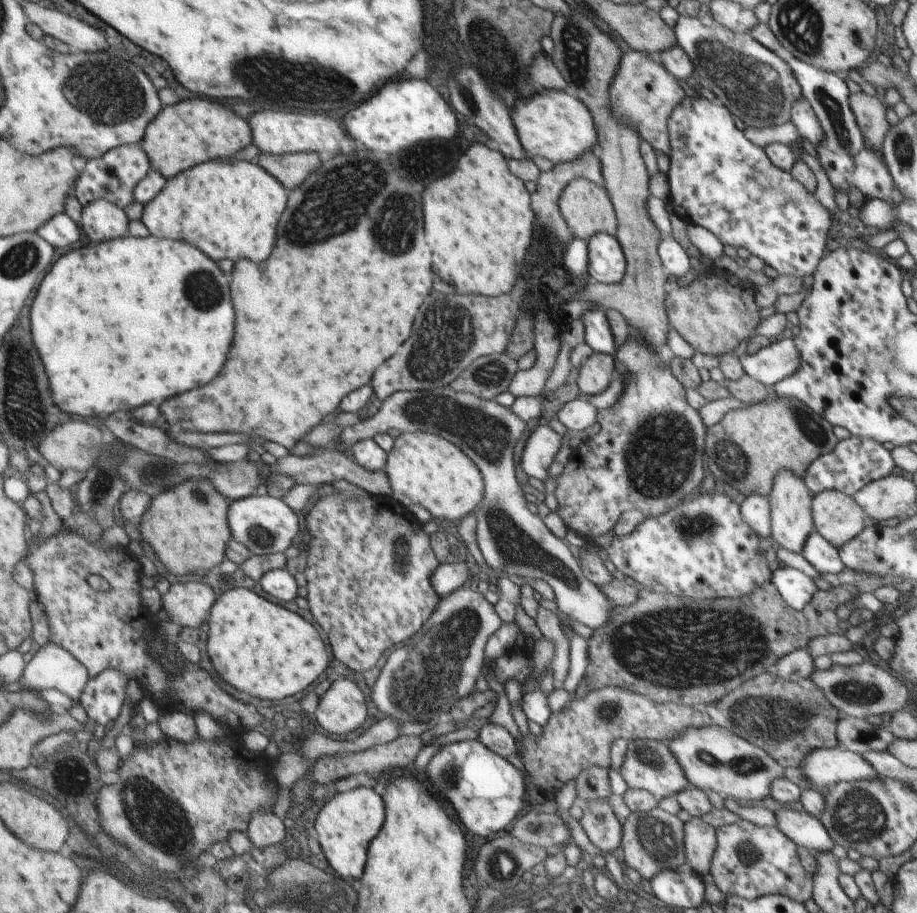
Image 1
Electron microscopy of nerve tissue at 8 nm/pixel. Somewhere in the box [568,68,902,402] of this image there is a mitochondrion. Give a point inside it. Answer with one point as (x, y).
(829, 103)

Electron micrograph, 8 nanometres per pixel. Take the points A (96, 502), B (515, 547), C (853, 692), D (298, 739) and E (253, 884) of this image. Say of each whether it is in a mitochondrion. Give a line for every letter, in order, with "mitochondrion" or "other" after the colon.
A: mitochondrion
B: mitochondrion
C: mitochondrion
D: other
E: mitochondrion

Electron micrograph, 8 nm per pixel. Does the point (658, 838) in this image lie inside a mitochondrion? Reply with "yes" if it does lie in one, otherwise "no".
yes

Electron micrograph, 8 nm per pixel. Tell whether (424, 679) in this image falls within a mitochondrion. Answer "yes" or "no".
yes

